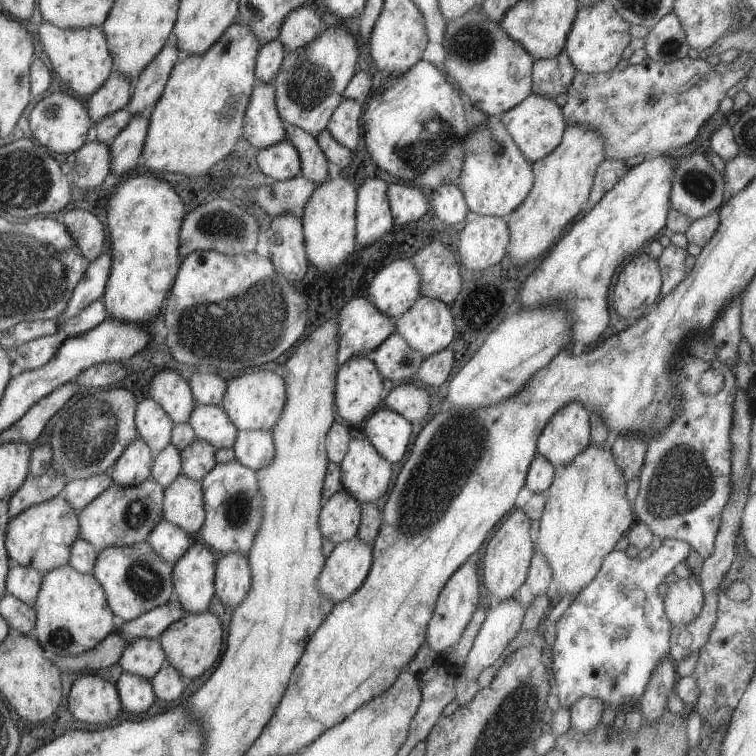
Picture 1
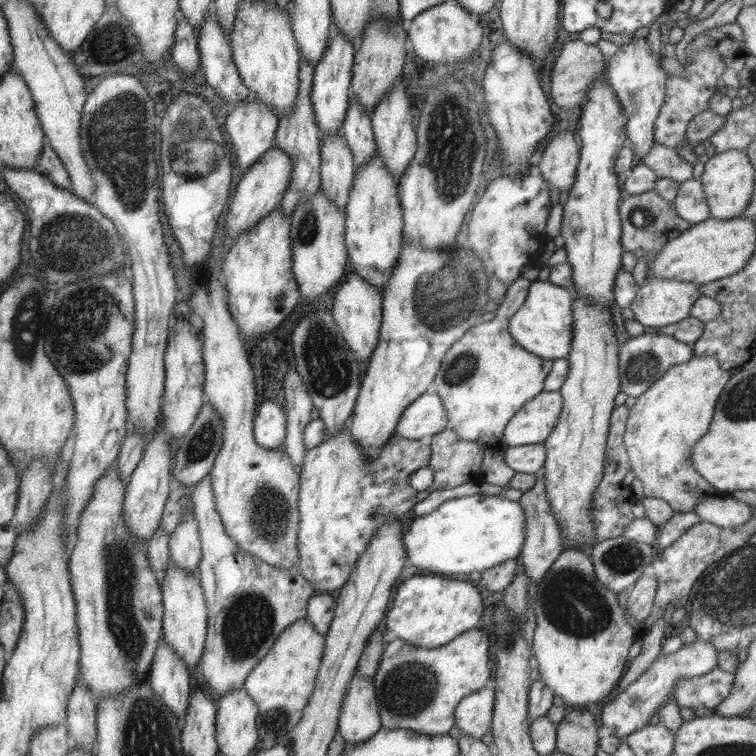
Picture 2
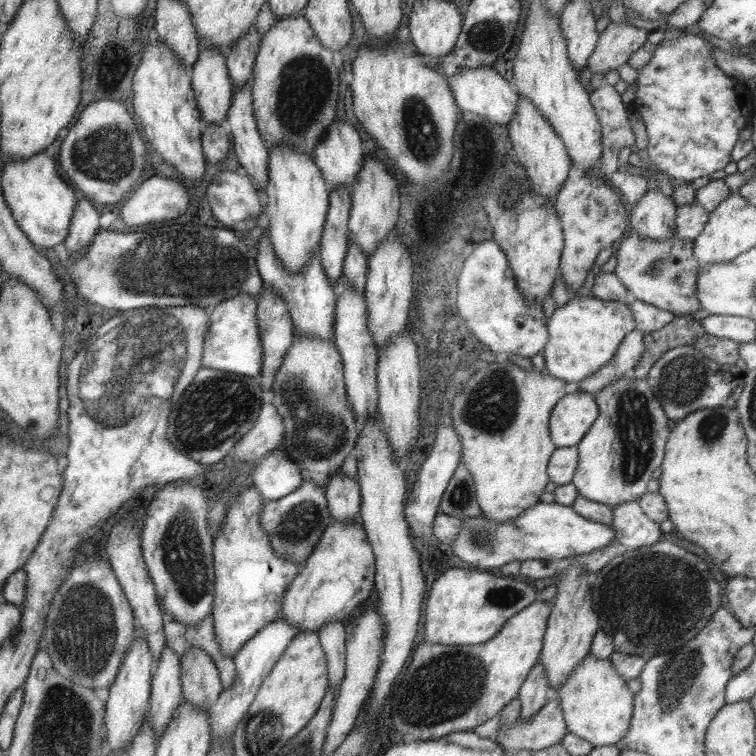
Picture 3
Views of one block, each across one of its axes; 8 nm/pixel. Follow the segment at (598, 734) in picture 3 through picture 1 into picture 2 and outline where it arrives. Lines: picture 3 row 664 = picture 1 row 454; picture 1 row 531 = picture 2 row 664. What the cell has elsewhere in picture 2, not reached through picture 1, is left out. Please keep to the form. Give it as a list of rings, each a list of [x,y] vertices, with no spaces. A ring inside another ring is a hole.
[[[565,549],[535,592],[533,655],[545,686],[573,708],[602,704],[627,670],[628,650],[638,630],[625,623],[617,596],[595,578],[587,553]]]

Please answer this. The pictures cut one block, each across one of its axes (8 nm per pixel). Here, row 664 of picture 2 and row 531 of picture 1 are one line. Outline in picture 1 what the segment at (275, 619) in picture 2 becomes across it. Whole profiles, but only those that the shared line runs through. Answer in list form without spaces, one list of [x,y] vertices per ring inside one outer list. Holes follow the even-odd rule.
[[[235,460],[217,463],[211,468],[199,485],[202,489],[204,522],[199,530],[205,545],[213,548],[216,553],[225,555],[237,552],[248,556],[253,536],[261,524],[261,494],[257,488],[255,471],[242,466]]]

